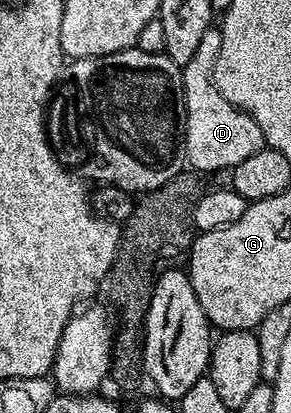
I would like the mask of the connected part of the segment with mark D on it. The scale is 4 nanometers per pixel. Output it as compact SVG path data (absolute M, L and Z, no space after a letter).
M212 28L201 36L197 53L189 59L189 64L181 67L183 72L183 95L187 109L187 131L185 148L186 165L192 171L224 170L230 171L241 160L253 156L253 152L265 149L263 133L251 114L234 106L225 96L221 96L215 85L215 65L221 52L221 29Z

